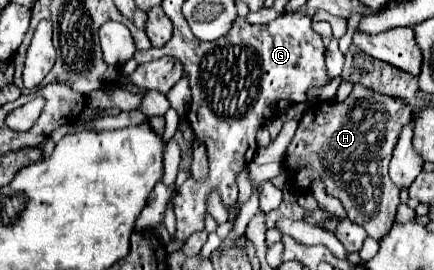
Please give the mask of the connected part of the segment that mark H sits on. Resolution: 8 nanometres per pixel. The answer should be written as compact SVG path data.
M356 84L344 102L316 102L304 112L284 158L284 170L298 192L306 192L316 176L324 178L326 194L338 198L348 220L360 224L376 242L392 228L400 190L388 176L392 146L400 126L412 118L404 100L382 96Z

